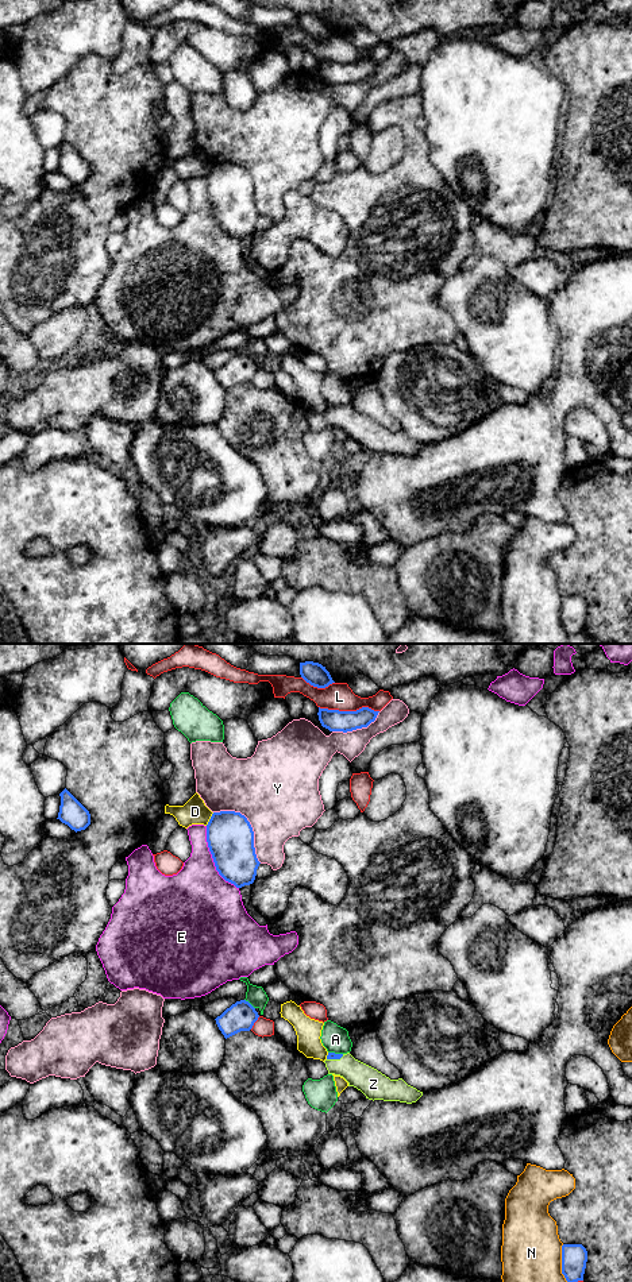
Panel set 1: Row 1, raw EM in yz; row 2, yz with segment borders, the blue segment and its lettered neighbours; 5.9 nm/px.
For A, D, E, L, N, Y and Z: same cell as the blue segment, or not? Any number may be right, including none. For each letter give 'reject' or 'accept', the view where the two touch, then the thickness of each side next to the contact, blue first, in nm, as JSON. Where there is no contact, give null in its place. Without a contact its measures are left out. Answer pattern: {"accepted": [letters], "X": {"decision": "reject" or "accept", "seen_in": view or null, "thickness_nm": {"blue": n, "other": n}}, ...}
{"accepted": ["Z"], "A": {"decision": "reject", "seen_in": "yz", "thickness_nm": {"blue": 180, "other": 110}}, "D": {"decision": "reject", "seen_in": "yz", "thickness_nm": {"blue": 280, "other": 150}}, "E": {"decision": "reject", "seen_in": "yz", "thickness_nm": {"blue": 280, "other": 380}}, "L": {"decision": "reject", "seen_in": "yz", "thickness_nm": {"blue": 130, "other": 160}}, "N": {"decision": "reject", "seen_in": "yz", "thickness_nm": {"blue": 160, "other": 360}}, "Y": {"decision": "reject", "seen_in": "yz", "thickness_nm": {"blue": 280, "other": 480}}, "Z": {"decision": "accept", "seen_in": "yz", "thickness_nm": {"blue": 50, "other": 160}}}

